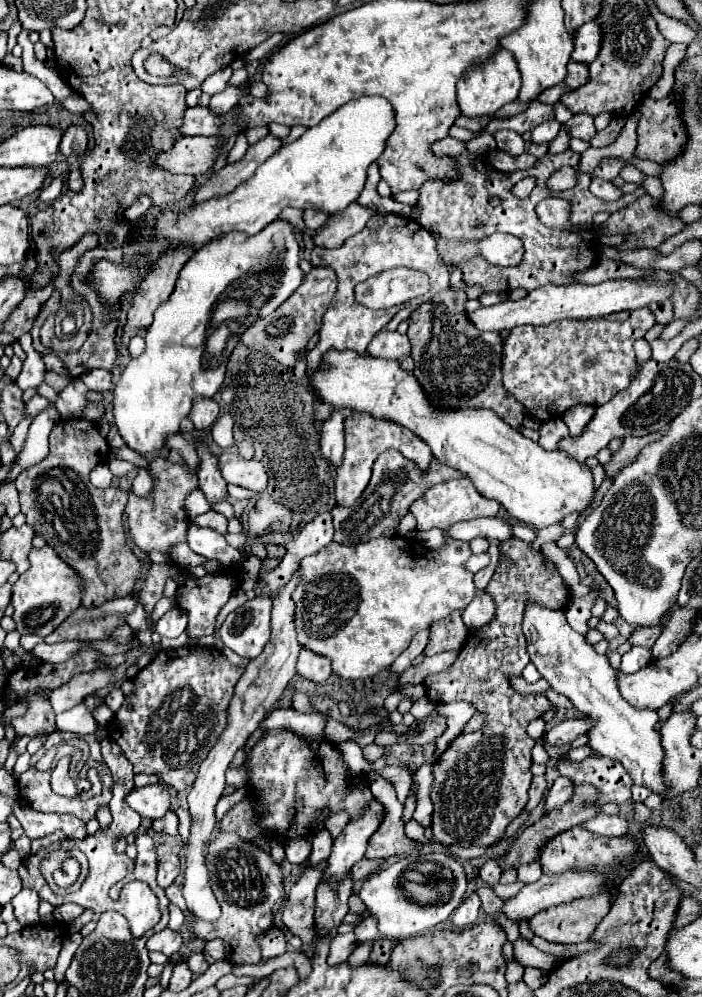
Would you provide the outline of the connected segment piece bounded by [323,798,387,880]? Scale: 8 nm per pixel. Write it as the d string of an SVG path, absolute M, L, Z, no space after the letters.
M373 798L369 806L363 808L361 816L357 816L357 820L351 818L347 822L343 832L335 838L333 852L329 856L329 866L325 870L323 880L327 878L341 880L347 874L347 870L351 870L353 864L357 864L365 856L369 836L381 826L385 814L387 808L383 808L383 804L377 798Z

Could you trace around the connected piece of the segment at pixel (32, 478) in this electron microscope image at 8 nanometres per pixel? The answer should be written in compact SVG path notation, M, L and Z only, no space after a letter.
M73 419L61 420L49 435L49 453L41 462L21 472L17 476L17 490L21 512L27 514L27 524L35 528L39 536L47 540L47 544L59 554L63 562L67 562L81 576L85 584L83 606L93 608L101 606L119 596L133 594L137 578L143 570L143 560L135 556L131 546L127 544L127 534L123 528L123 508L127 504L127 494L123 490L99 490L89 482L91 470L109 454L109 444L95 428L95 422Z

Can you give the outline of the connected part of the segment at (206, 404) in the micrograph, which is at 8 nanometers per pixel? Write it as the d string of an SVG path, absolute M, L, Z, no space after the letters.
M197 398L191 412L189 412L189 418L191 418L191 422L195 424L197 430L207 430L219 418L219 404L213 398L211 400Z

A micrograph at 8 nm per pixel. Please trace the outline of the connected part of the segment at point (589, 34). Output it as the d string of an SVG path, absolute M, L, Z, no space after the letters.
M597 20L583 24L575 32L573 44L575 44L575 50L571 54L571 60L591 64L597 58L597 52L601 50L601 26L597 24Z

